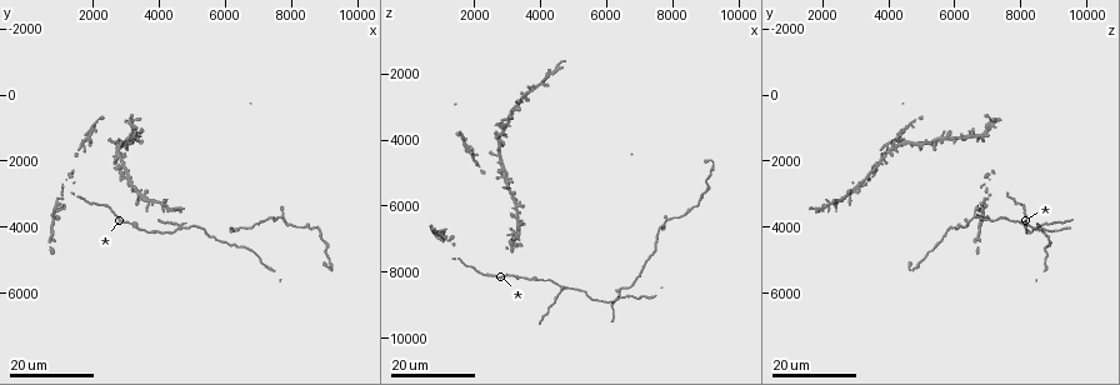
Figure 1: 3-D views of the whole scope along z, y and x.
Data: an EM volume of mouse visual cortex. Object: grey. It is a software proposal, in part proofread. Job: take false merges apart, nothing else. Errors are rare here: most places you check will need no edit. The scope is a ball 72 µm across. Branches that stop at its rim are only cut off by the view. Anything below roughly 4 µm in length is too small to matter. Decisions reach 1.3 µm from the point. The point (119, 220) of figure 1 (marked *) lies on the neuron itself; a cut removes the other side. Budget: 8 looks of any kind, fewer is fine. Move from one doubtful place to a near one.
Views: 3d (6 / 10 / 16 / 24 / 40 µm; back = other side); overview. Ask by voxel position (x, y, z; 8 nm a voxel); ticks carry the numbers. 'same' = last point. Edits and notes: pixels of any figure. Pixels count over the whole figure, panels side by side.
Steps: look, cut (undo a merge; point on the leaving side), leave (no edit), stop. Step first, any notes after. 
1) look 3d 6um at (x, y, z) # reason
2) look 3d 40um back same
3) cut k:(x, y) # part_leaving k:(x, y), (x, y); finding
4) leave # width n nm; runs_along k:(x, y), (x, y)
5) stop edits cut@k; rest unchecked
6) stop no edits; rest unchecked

look 3d 24um at (3300, 1200, 6000) # three-way junction

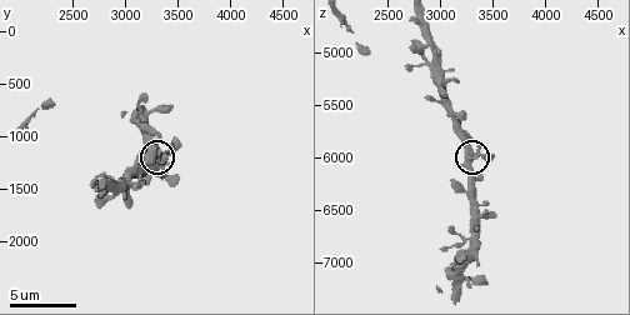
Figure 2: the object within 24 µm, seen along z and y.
look 3d 10um at (3340, 1320, 5960)

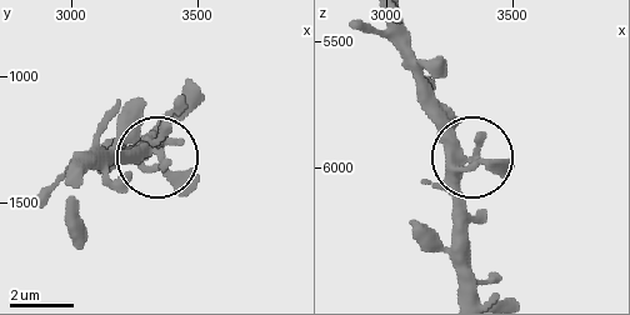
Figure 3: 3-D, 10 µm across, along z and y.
leave # arms 3; all the same neuron

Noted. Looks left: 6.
look 3d 16um at (3300, 4100, 8200) # thick turns thin

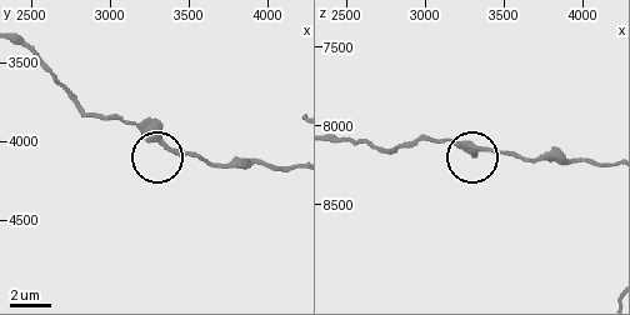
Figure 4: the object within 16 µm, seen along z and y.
look 3d 10um at (3340, 4020, 8140)

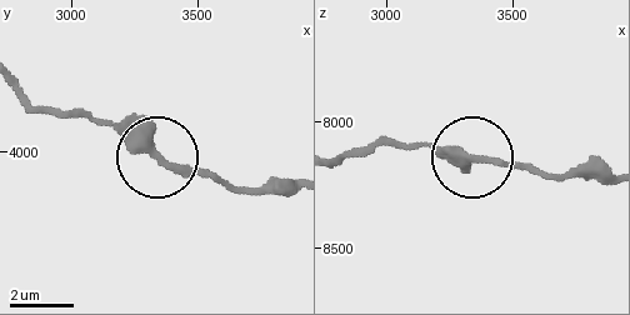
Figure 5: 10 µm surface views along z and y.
leave # runs_along 5:(26, 98), (136, 133), (169, 160), (255, 186); all the same neuron

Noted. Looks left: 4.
look 3d 16um at (4600, 4100, 8500) # four or more arms meet

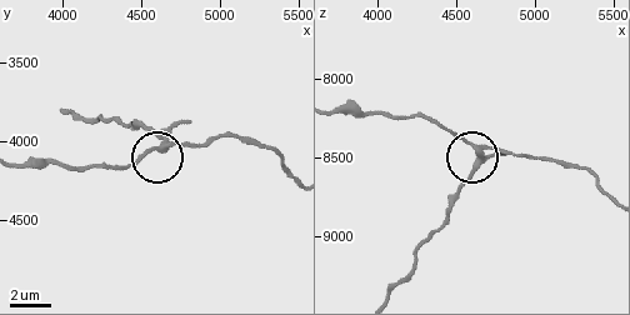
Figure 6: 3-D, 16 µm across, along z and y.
look 3d 6um at (4640, 4020, 8460)

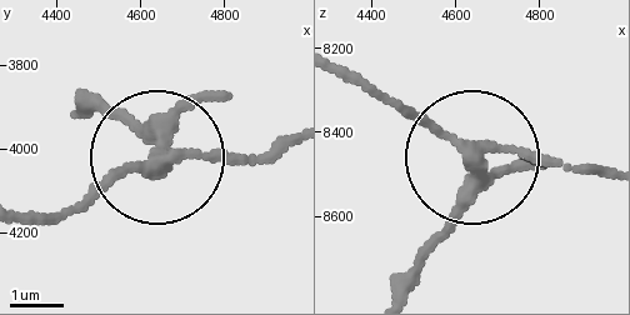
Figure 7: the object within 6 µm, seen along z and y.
cut 7:(198, 95) # part_leaving 7:(154, 166), (123, 121), (91, 113); a second neuron is stuck on

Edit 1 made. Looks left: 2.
look 3d 24um at (4000, 4100, 8200) # calibre changes

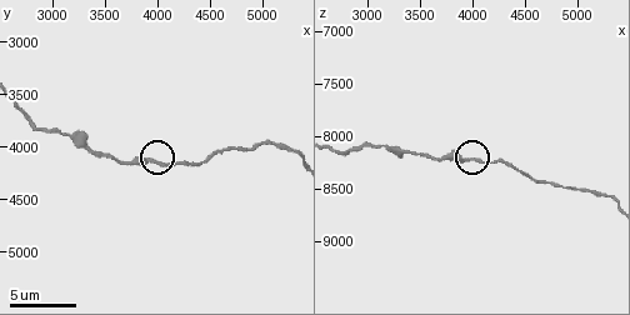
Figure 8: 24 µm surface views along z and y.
look 3d 6um at (4000, 4140, 8240)

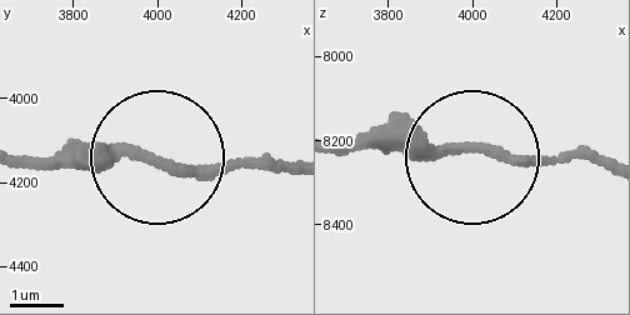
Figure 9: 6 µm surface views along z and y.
leave # runs_along 9:(20, 156), (289, 170); all the same neuron

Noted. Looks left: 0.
stop edits cut@7; rest unchecked

